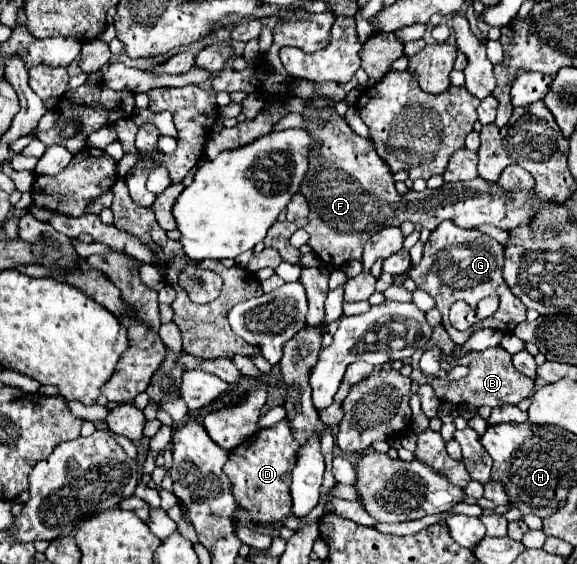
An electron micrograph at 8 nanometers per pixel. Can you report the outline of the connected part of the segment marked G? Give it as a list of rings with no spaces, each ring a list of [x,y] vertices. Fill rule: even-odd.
[[[442,222],[442,226],[438,226],[430,234],[430,240],[424,246],[424,256],[420,264],[410,268],[410,278],[416,282],[420,290],[428,292],[434,298],[436,308],[440,310],[442,316],[442,324],[457,345],[464,344],[476,328],[496,328],[500,332],[512,334],[516,324],[526,320],[526,306],[522,306],[522,302],[514,298],[514,294],[510,292],[510,288],[506,286],[502,278],[502,262],[504,262],[504,246],[500,242],[496,242],[494,238],[486,236],[480,230],[466,230],[466,228],[454,226],[452,222]],[[452,266],[456,266],[458,270],[452,270]],[[486,296],[500,298],[500,308],[496,310],[494,316],[482,320],[480,324],[466,331],[455,330],[451,326],[448,321],[448,312],[454,302],[464,300],[474,306],[478,300]]]

